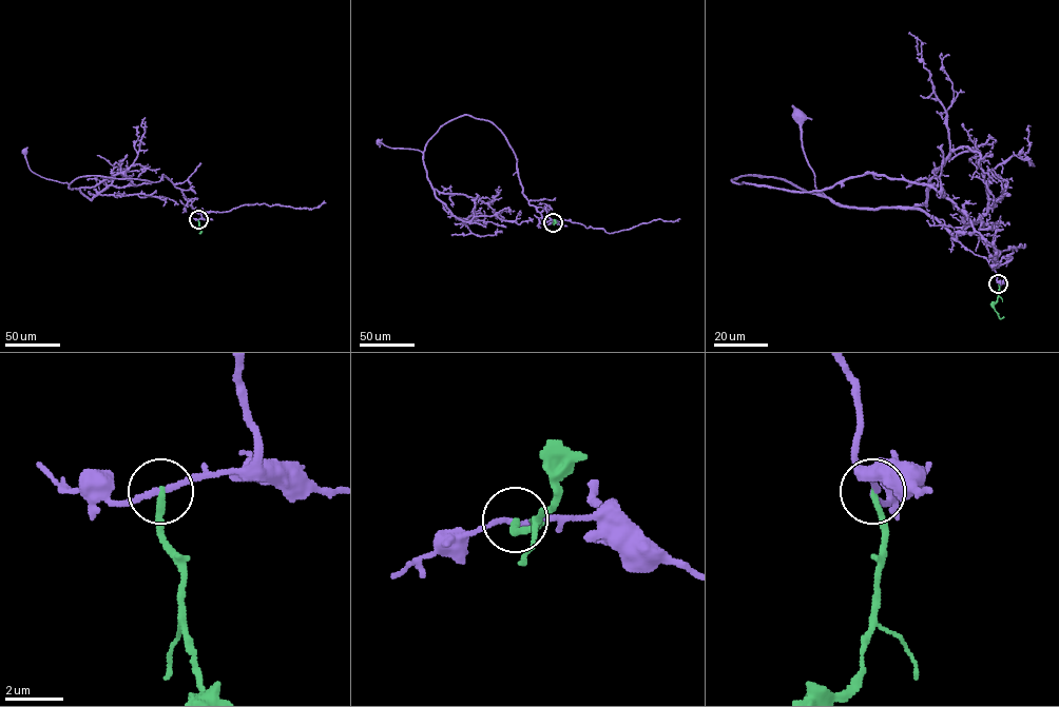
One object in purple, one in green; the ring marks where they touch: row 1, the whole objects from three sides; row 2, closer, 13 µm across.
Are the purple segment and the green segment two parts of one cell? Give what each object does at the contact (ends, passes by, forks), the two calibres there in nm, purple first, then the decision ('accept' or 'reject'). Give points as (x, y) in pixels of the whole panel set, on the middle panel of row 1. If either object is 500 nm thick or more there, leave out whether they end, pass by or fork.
purple passes by | green ends | 190/220 nm | reject

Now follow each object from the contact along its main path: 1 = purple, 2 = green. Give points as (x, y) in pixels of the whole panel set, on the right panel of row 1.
1: (998, 283), (994, 249), (925, 184), (865, 173), (805, 192), (732, 180), (784, 178), (825, 196), (800, 116)
2: (998, 283), (998, 297), (994, 307), (999, 318), (1003, 316)

